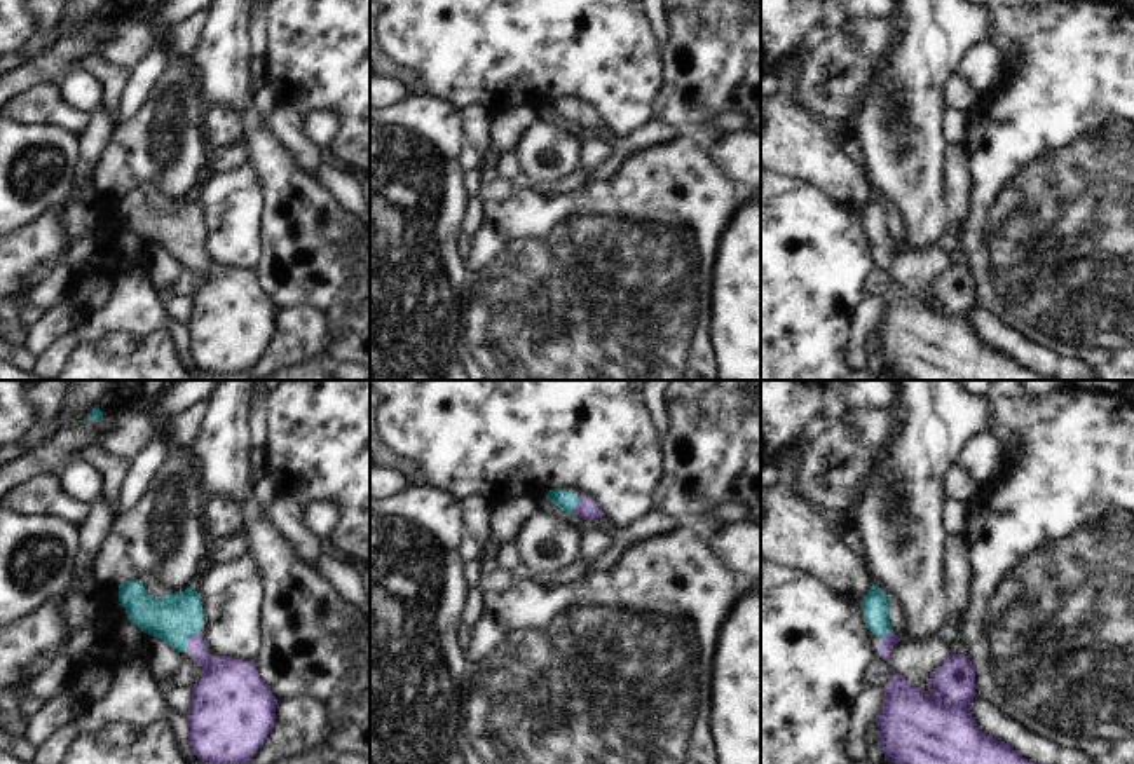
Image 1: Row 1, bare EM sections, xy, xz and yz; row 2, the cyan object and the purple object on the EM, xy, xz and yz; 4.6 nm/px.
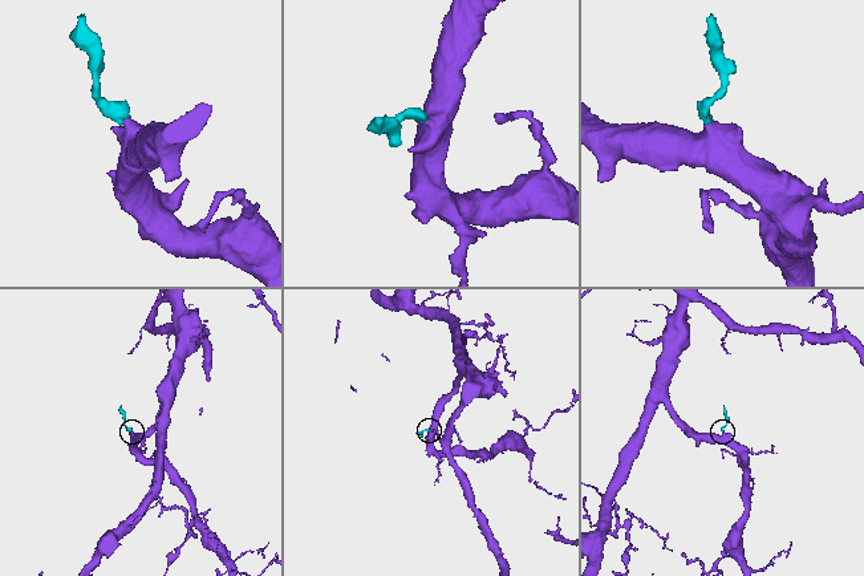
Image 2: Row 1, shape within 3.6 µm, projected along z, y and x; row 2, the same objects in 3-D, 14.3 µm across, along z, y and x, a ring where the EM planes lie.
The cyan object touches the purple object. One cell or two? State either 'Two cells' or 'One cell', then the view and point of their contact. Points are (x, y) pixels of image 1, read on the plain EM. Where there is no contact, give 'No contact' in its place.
One cell. Touches cyan at xy (189, 245)

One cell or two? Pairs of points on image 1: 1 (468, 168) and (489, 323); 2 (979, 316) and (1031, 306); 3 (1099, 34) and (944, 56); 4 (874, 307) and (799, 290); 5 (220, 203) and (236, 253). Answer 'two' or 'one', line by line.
1: two
2: two
3: two
4: two
5: one

